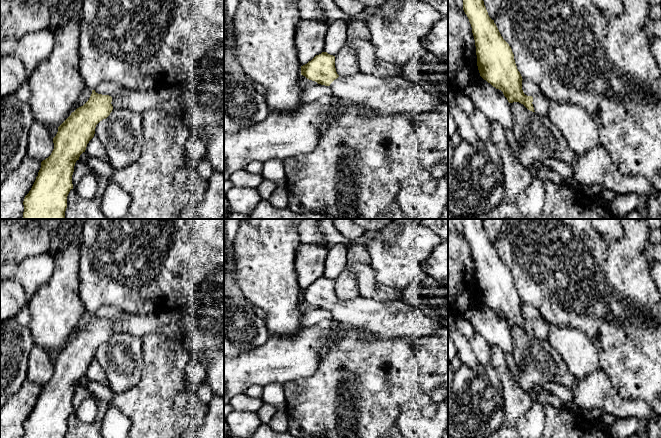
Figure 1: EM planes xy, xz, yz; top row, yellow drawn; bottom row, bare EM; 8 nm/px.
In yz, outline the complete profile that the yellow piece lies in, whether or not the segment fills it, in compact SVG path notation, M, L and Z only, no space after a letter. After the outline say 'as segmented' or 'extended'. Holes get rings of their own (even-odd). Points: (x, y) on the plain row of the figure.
M462 219L462 224L463 234L472 251L480 300L493 311L501 314L509 327L519 326L539 340L547 340L551 325L544 318L534 321L524 318L522 314L523 303L517 293L512 273L501 260L494 244L489 241L484 229L483 219Z | extended

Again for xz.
M327 276L301 290L301 299L329 310L340 324L365 328L383 338L422 337L432 334L440 326L419 307L402 300L376 301L359 296L340 301L335 292L335 280Z | extended

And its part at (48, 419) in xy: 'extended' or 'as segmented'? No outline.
extended

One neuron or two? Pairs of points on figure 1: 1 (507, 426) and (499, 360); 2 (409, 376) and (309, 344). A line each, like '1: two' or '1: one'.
1: one
2: two

